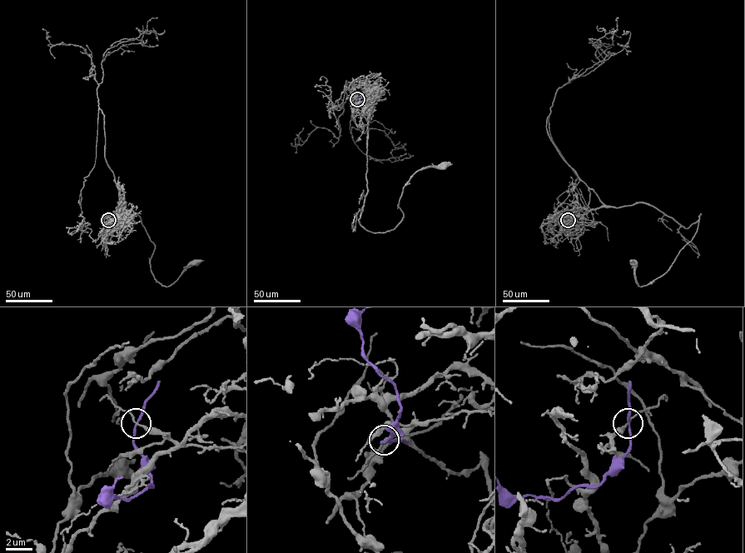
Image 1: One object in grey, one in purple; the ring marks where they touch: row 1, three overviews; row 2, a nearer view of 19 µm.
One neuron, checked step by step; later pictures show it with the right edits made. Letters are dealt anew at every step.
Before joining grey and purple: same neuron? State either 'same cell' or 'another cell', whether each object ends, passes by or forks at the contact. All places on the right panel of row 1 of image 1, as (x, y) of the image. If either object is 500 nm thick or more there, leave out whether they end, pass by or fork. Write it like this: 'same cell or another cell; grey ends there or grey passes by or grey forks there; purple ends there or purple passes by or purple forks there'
another cell; grey passes by; purple passes by

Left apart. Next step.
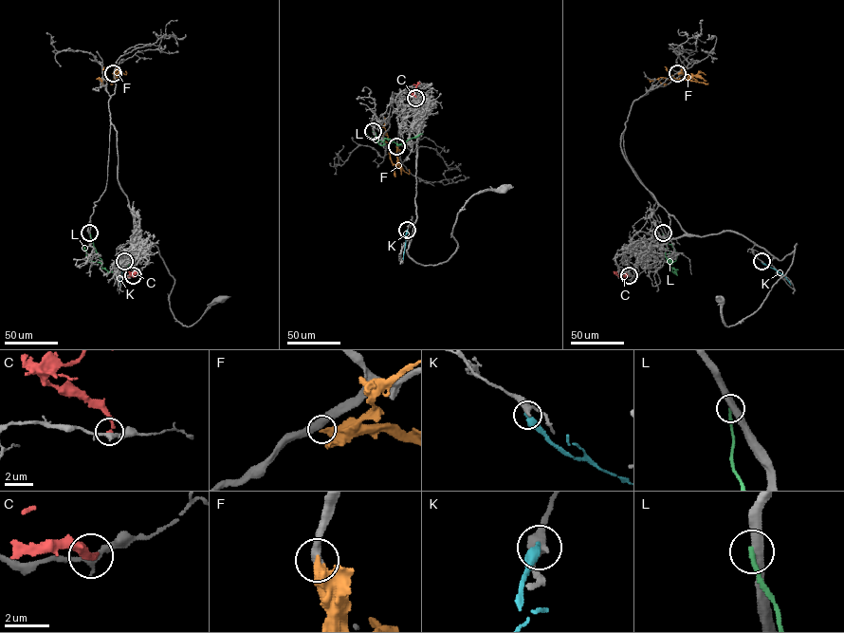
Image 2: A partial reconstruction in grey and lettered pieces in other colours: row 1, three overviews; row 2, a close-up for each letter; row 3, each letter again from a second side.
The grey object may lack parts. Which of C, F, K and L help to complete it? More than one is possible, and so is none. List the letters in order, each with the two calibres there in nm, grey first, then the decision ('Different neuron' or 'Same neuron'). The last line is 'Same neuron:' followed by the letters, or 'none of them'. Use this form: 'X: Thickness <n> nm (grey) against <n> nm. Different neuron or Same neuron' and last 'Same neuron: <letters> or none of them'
C: Thickness 260 nm (grey) against 200 nm. Different neuron
F: Thickness 440 nm (grey) against 480 nm. Different neuron
K: Thickness 400 nm (grey) against 440 nm. Different neuron
L: Thickness 440 nm (grey) against 240 nm. Different neuron
Same neuron: none of them

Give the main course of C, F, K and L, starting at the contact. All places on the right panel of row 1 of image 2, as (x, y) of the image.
C: (629, 275), (618, 276), (615, 272), (618, 269)
F: (677, 73), (686, 73), (696, 82), (647, 79)
K: (761, 261), (781, 273), (791, 285)
L: (663, 232), (664, 239), (676, 253), (669, 265), (670, 269), (676, 271), (665, 252)

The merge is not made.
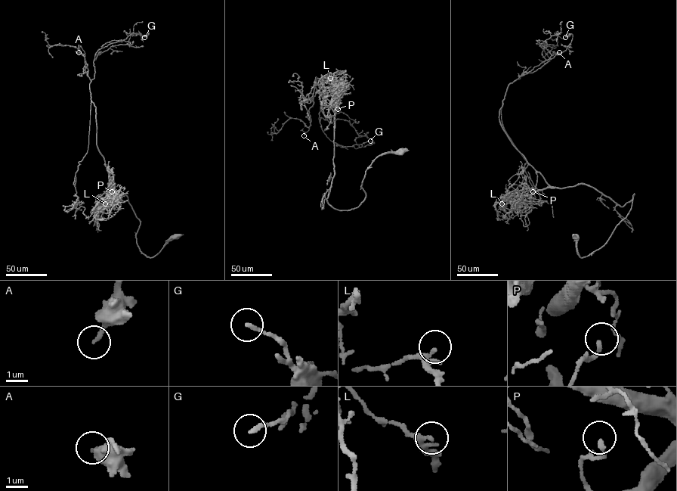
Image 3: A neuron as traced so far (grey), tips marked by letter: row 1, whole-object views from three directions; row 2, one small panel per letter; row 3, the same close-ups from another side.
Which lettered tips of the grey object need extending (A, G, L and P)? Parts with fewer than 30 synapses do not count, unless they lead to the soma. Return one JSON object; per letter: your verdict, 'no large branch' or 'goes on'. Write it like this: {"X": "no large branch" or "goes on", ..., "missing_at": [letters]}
{"A": "goes on", "G": "no large branch", "L": "no large branch", "P": "no large branch", "missing_at": ["A"]}

